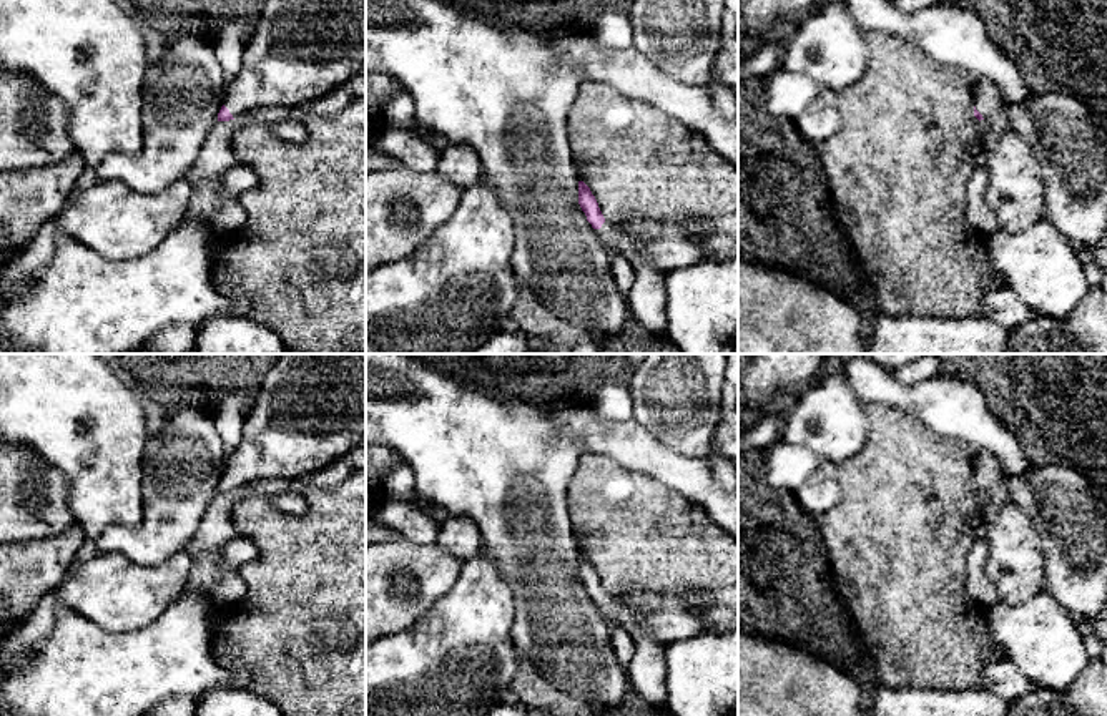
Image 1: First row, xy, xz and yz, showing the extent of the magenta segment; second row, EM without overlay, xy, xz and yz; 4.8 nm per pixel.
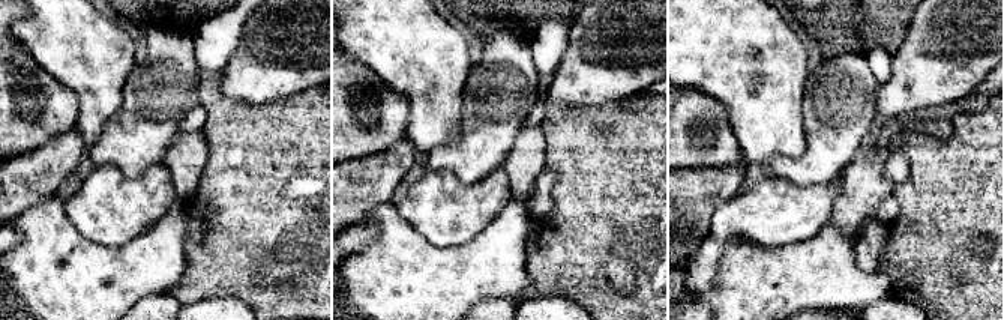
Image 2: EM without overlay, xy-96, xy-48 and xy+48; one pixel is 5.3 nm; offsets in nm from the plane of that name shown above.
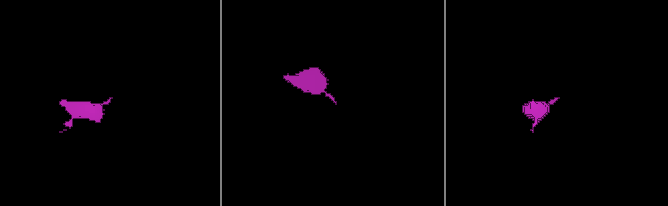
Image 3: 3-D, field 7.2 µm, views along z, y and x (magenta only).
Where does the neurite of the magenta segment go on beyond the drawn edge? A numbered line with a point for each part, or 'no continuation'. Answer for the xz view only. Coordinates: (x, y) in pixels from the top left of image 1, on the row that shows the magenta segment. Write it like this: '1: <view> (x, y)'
1: xz (647, 298)

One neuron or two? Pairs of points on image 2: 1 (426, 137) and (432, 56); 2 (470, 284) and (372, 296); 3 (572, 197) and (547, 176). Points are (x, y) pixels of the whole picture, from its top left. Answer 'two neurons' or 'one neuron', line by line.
1: one neuron
2: one neuron
3: two neurons

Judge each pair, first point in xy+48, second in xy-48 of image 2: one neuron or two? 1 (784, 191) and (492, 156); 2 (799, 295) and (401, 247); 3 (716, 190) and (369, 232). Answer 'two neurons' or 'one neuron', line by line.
1: one neuron
2: one neuron
3: two neurons

